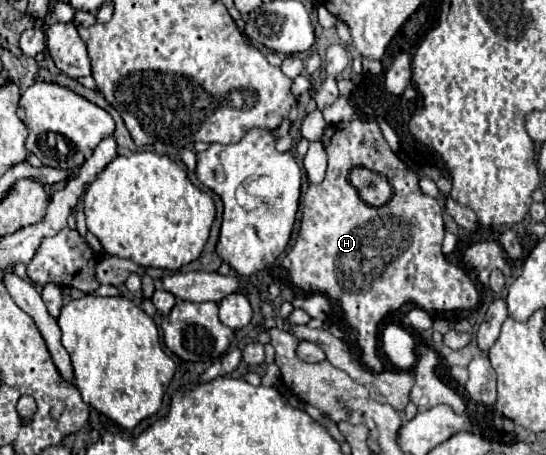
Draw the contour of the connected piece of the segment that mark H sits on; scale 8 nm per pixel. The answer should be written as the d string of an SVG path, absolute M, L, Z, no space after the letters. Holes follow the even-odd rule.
M358 118L336 124L334 130L328 126L322 142L328 152L326 178L306 190L300 232L282 266L300 290L322 292L342 304L346 320L358 330L362 362L372 372L380 372L384 364L378 354L376 330L386 314L408 302L430 314L474 308L478 290L468 272L450 264L442 254L442 204L420 192L416 174L390 150L374 120ZM356 166L388 178L394 190L388 204L372 208L362 200L348 180L348 172Z

